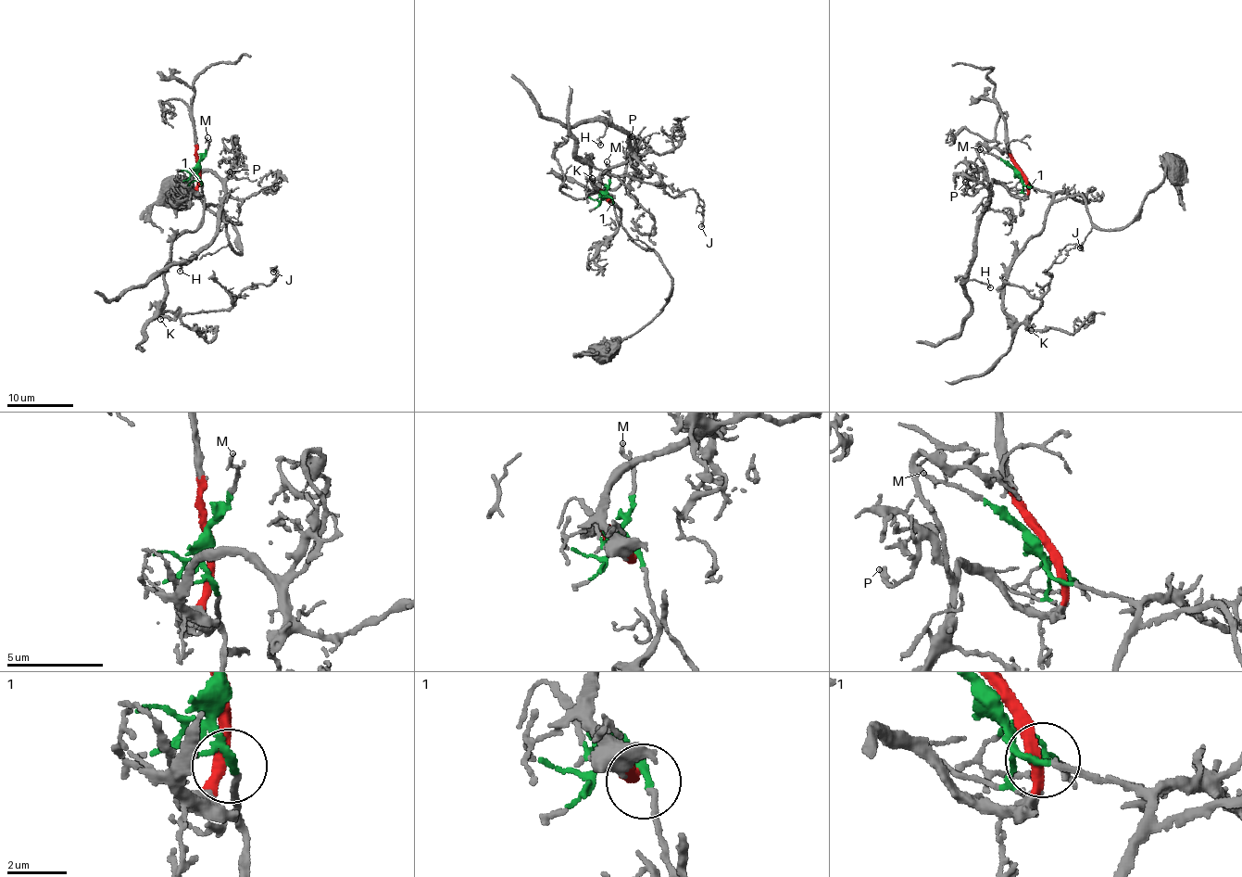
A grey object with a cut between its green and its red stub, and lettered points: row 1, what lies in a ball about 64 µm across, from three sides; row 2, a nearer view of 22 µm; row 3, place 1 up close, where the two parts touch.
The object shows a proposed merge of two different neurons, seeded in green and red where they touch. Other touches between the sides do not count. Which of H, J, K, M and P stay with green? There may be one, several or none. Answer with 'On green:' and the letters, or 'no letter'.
On green: J, K, M

